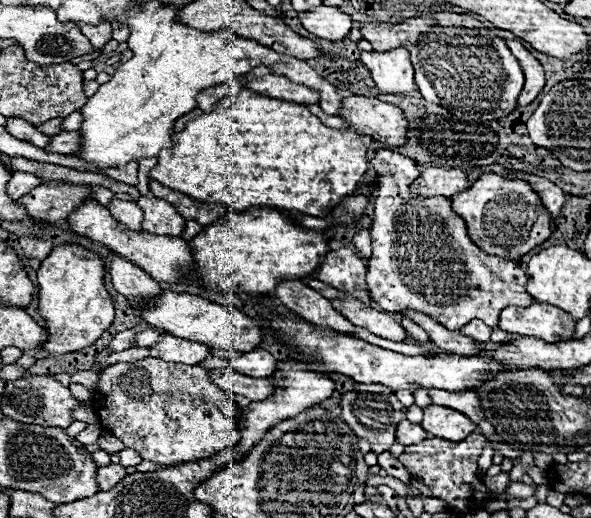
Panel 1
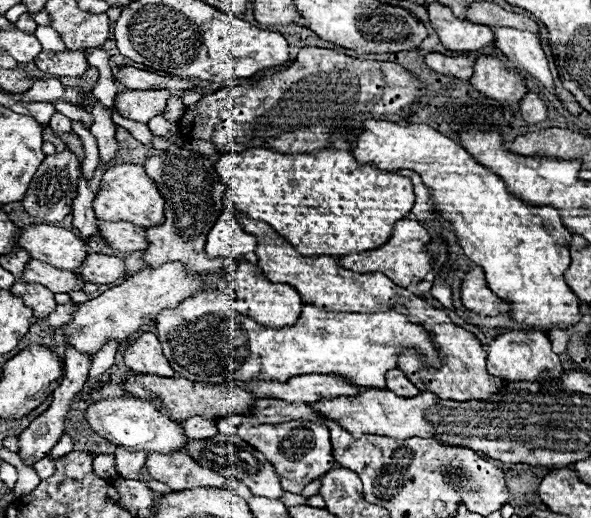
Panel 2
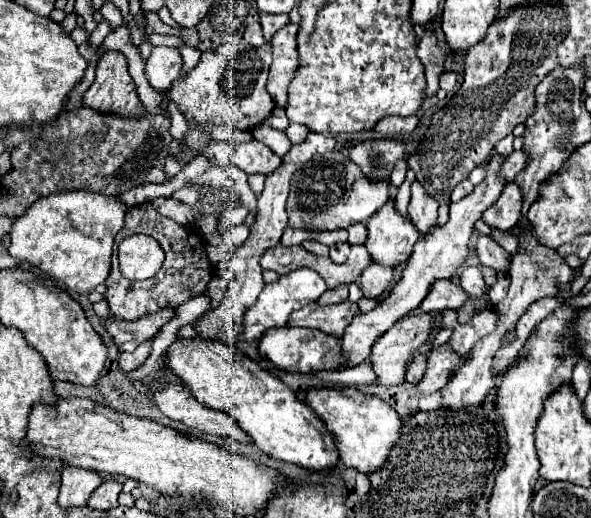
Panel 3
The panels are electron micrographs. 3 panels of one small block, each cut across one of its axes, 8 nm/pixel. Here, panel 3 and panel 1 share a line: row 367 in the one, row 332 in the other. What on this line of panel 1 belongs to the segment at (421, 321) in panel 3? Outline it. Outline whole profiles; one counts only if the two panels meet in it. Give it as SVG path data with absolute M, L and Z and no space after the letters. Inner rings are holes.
M348 296L344 300L334 298L332 306L336 310L342 312L344 318L348 318L354 326L366 328L372 334L386 338L386 340L394 340L394 342L404 342L408 338L406 330L402 328L402 324L398 324L394 318L390 318L386 312L378 312L370 306L364 306L358 298Z

